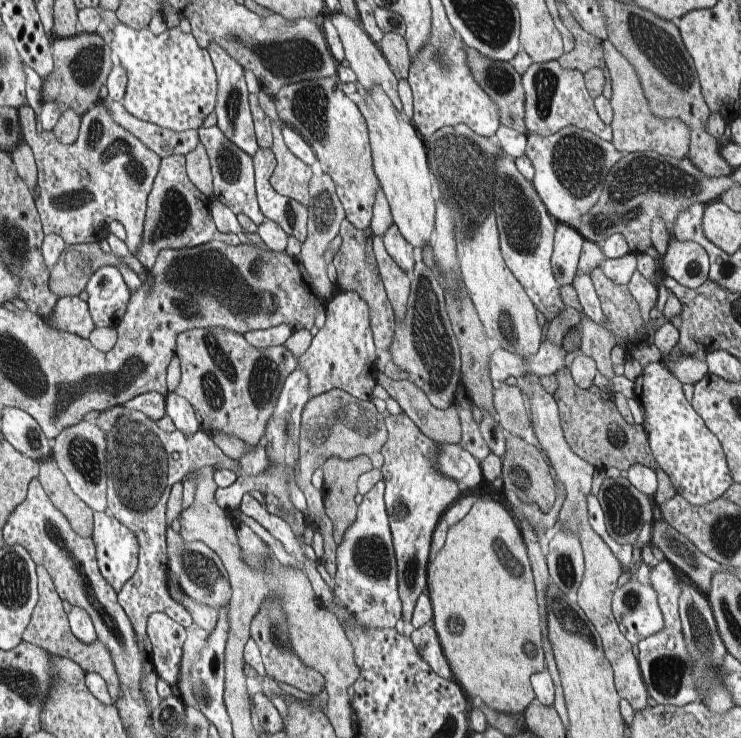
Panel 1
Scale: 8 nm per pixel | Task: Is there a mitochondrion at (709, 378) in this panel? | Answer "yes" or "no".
no

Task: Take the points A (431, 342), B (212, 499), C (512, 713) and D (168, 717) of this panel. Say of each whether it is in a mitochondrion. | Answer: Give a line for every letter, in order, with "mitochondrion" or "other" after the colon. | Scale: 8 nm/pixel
A: mitochondrion
B: other
C: other
D: mitochondrion

